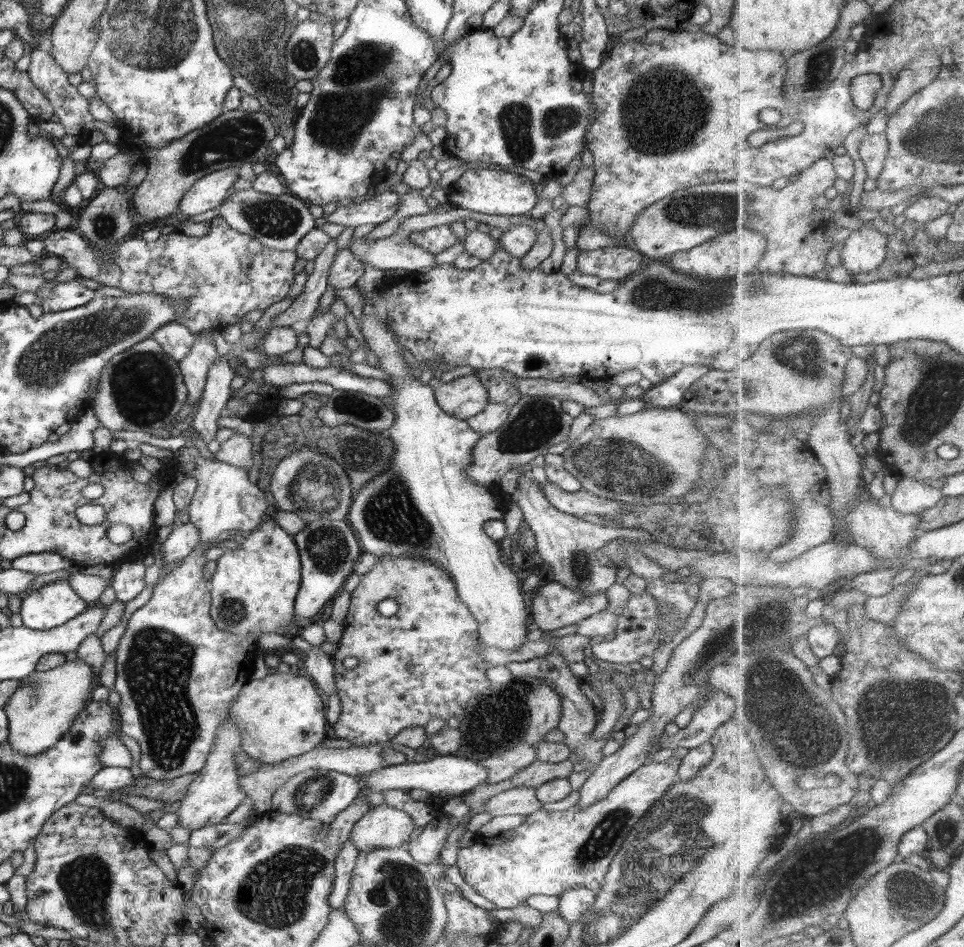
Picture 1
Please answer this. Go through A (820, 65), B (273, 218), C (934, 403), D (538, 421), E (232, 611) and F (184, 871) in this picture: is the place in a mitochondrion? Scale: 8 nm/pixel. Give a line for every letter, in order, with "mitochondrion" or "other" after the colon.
A: mitochondrion
B: mitochondrion
C: mitochondrion
D: mitochondrion
E: mitochondrion
F: other

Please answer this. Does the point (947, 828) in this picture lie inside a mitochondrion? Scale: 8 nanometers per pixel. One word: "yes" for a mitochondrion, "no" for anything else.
yes

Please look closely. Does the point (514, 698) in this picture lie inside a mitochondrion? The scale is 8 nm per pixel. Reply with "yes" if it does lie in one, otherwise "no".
no

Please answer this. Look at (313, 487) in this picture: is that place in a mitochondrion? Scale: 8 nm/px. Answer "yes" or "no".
yes

